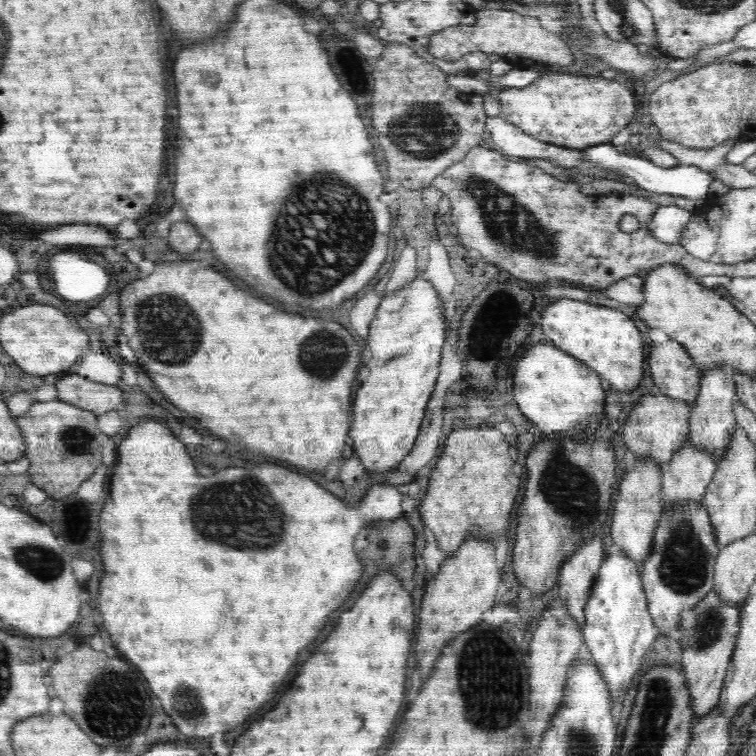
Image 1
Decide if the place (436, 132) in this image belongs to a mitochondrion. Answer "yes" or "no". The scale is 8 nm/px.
yes

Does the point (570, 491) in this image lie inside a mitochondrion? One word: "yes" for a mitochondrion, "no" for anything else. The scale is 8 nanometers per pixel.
yes

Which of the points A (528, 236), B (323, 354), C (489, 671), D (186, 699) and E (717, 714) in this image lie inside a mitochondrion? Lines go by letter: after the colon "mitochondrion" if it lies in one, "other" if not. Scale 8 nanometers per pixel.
A: mitochondrion
B: mitochondrion
C: mitochondrion
D: mitochondrion
E: other

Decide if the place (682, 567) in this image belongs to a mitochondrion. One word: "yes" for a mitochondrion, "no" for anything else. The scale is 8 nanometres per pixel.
yes

